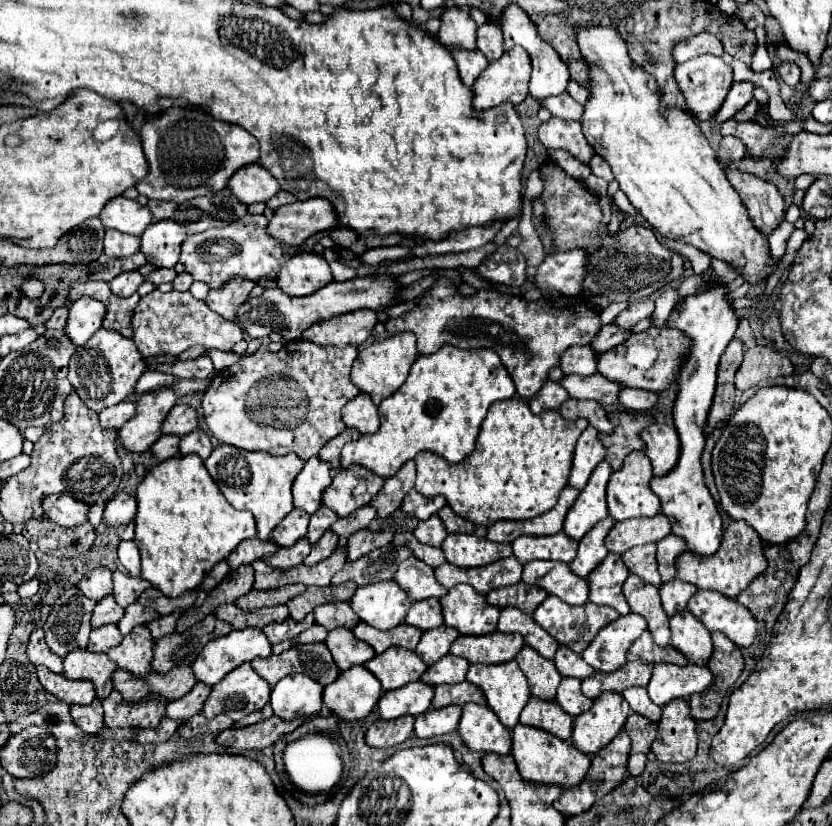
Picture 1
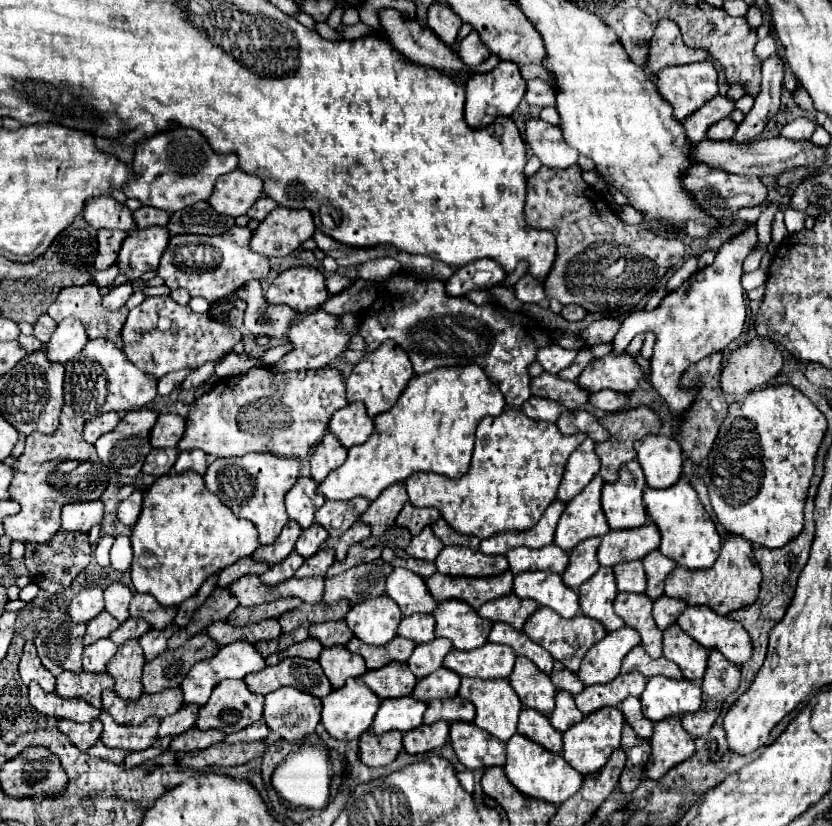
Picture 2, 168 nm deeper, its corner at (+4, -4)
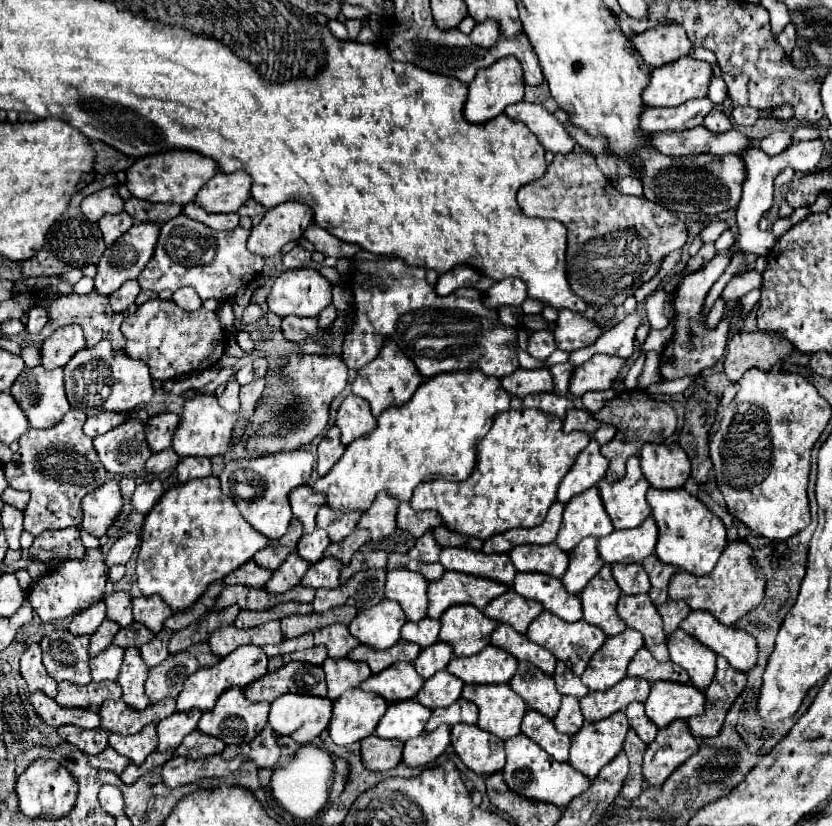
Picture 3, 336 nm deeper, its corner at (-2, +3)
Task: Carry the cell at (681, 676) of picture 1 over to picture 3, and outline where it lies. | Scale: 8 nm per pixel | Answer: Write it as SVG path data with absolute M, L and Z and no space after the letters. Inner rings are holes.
M654 681L644 705L650 721L662 729L676 719L702 715L706 697L702 689L690 683L674 685L674 681Z

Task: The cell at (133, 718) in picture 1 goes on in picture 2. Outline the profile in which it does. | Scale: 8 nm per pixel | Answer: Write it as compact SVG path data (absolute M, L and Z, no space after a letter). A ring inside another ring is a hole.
M102 712L100 720L104 724L104 732L102 732L100 740L108 748L138 752L138 750L150 748L156 742L156 732L158 732L158 724L160 724L160 718L156 718L156 716L144 720L144 724L140 724L136 728L124 728L124 726L116 724L108 716L108 712Z

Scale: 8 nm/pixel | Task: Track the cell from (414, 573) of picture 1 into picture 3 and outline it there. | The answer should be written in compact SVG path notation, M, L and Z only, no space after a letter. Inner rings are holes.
M394 569L388 571L386 579L386 599L398 601L408 617L408 621L418 621L426 617L428 597L426 597L428 581L410 569Z

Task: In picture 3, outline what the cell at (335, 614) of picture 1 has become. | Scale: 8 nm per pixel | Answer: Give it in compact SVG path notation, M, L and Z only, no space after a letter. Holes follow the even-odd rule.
M328 625L326 629L314 631L314 643L326 645L328 655L332 659L346 657L350 653L350 649L354 649L358 645L358 641L354 641L354 637L350 637L348 625Z

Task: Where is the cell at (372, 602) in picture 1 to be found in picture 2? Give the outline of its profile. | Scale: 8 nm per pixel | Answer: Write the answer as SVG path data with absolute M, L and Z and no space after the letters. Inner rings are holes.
M378 596L376 600L366 600L352 606L344 620L354 636L364 644L384 646L396 636L402 612L396 608L394 600L388 600L388 596Z

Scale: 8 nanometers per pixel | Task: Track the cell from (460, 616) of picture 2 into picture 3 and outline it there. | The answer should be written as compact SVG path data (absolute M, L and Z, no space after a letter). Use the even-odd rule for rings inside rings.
M452 605L440 617L440 639L454 647L454 655L468 657L490 645L496 621L472 605Z

